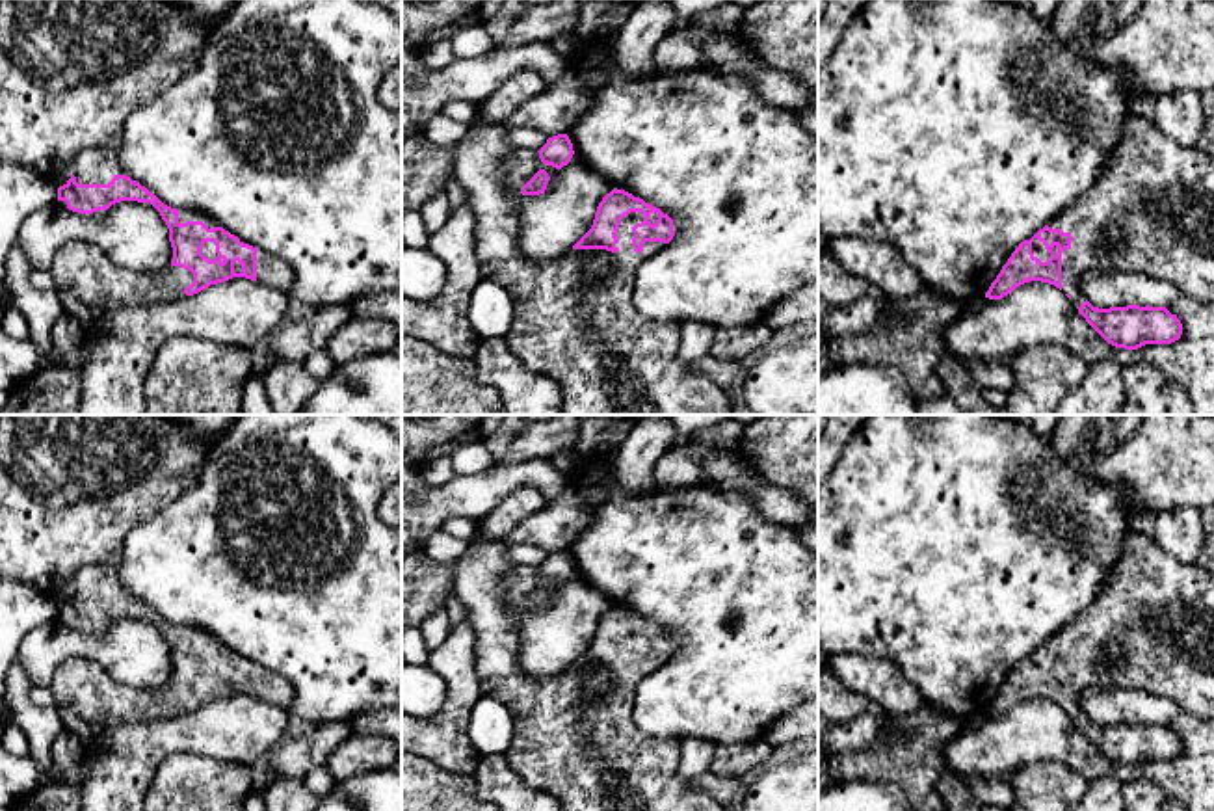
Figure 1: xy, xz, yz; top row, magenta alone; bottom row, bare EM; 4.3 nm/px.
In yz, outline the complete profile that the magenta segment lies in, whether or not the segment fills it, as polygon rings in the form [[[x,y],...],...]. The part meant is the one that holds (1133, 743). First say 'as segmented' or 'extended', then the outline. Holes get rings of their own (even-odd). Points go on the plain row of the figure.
extended; [[[1147,526],[1125,534],[1121,554],[1093,603],[1030,657],[1019,660],[985,714],[1002,716],[1024,699],[1041,698],[1060,705],[1086,738],[1115,764],[1138,766],[1181,755],[1182,740],[1166,724],[1093,724],[1082,709],[1082,694],[1097,685],[1140,690],[1169,699],[1195,716],[1214,718],[1214,573],[1164,552]],[[1108,642],[1121,647],[1121,668],[1101,660]]]

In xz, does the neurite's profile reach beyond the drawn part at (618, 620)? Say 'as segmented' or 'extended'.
extended

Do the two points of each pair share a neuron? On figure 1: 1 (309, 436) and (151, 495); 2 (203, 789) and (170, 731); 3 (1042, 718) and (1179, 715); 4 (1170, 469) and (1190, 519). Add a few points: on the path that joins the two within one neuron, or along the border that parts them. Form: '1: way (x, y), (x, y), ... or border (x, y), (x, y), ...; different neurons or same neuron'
1: border (216, 439), (197, 480), (164, 508); different neurons
2: border (225, 763), (214, 757), (170, 756), (149, 784); different neurons
3: way (1088, 761), (1123, 772), (1172, 771), (1181, 761); same neuron
4: border (1194, 506), (1164, 508), (1148, 519); different neurons

